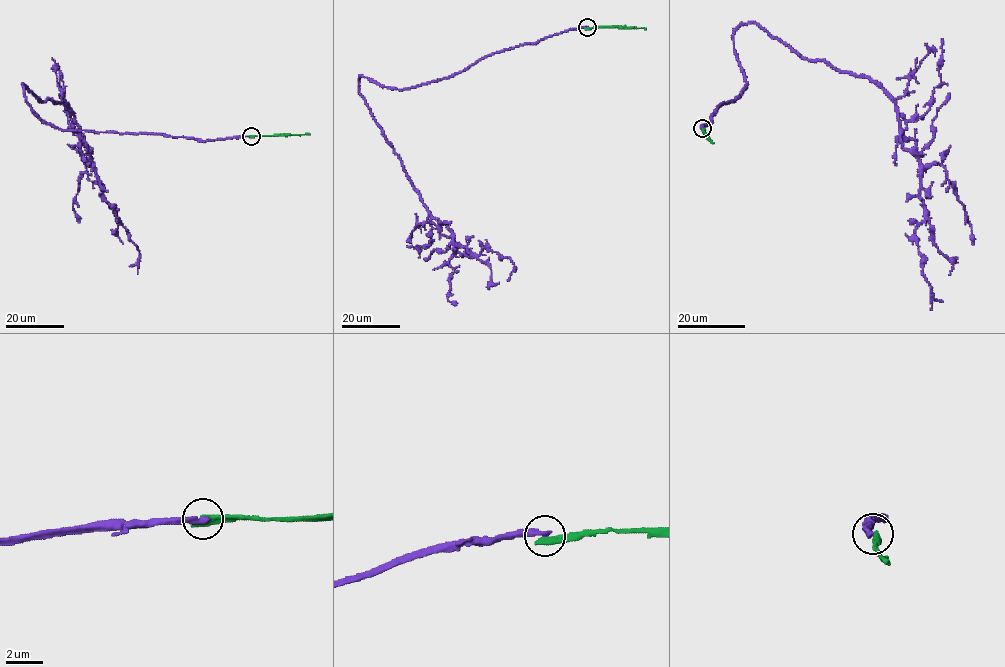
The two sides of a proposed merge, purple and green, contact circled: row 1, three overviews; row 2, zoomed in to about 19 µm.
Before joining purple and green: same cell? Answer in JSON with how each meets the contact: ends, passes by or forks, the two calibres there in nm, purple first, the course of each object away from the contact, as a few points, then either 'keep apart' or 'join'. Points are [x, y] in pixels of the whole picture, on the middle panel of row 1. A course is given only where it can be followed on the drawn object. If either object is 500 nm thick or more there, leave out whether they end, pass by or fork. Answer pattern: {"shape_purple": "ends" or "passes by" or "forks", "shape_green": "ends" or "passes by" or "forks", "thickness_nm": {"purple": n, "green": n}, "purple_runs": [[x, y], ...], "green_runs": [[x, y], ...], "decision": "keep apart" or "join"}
{"shape_purple": "ends", "shape_green": "ends", "thickness_nm": {"purple": 320, "green": 440}, "purple_runs": [[586, 27], [406, 89], [359, 80], [429, 213], [457, 246], [509, 258], [508, 281]], "green_runs": [[586, 28], [616, 26], [645, 29]], "decision": "keep apart"}

